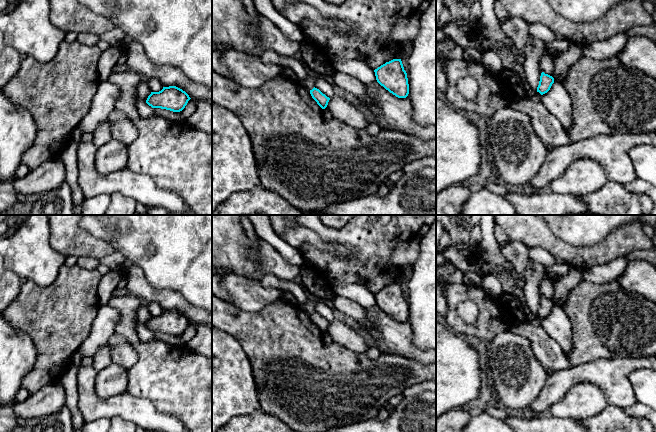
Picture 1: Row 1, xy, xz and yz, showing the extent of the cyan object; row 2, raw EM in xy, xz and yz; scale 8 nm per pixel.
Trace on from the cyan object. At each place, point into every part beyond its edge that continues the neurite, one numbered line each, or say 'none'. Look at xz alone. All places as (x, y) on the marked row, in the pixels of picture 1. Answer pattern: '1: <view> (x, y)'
none

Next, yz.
none

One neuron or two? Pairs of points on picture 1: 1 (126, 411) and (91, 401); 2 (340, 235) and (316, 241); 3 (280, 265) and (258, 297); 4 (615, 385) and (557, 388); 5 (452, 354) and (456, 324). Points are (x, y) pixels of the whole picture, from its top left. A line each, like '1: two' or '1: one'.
1: one
2: two
3: two
4: one
5: two

